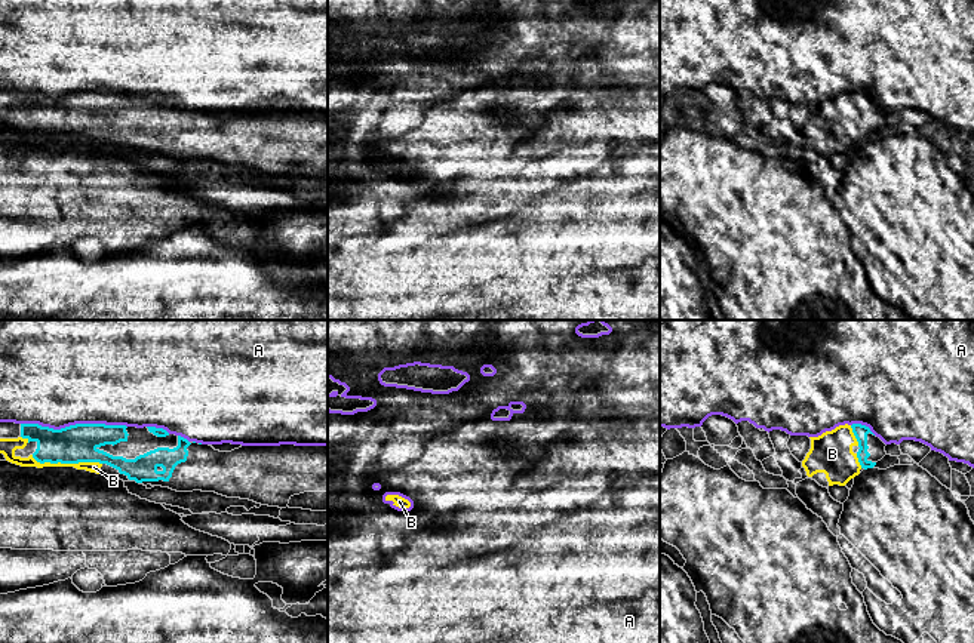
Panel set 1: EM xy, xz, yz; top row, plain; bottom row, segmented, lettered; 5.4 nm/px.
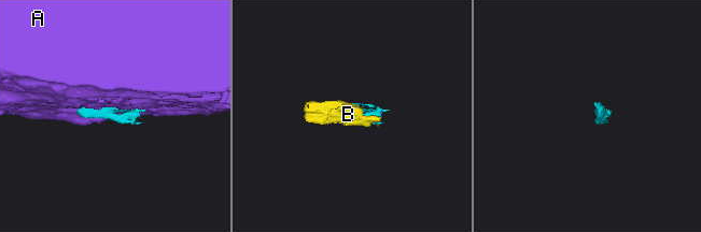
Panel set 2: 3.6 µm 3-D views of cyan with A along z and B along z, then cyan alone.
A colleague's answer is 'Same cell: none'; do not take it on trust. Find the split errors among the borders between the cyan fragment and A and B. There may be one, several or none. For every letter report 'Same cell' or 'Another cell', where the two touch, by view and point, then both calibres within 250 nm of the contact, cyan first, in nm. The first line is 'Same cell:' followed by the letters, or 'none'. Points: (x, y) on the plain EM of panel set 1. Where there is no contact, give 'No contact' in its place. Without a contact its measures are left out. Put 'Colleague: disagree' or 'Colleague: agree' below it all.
Same cell: B
A: Another cell. Touches cyan at xy (74, 94). Thickness 200 nm (cyan) against 480 nm
B: Same cell. Touches cyan at xy (67, 131). Thickness 200 nm (cyan) against 60 nm
Colleague: disagree

